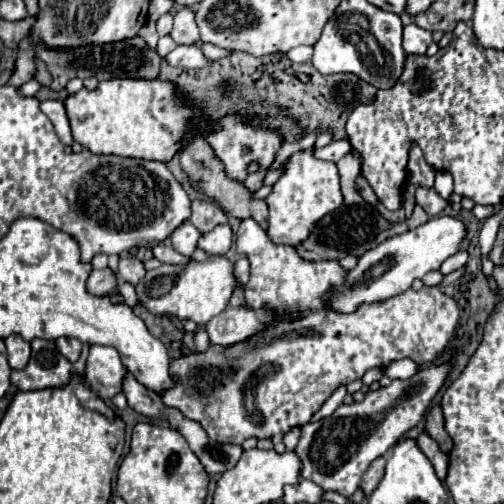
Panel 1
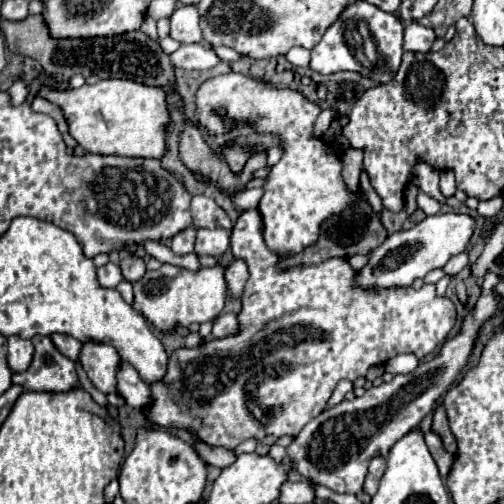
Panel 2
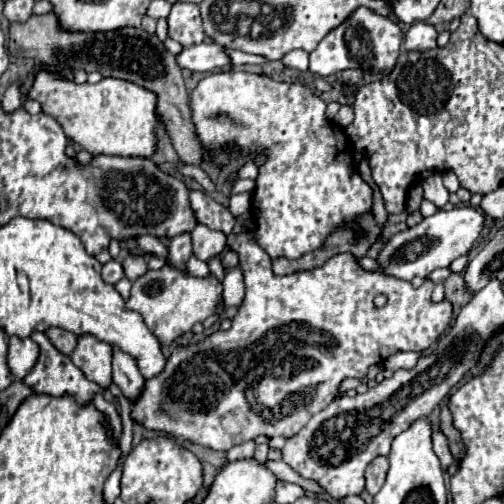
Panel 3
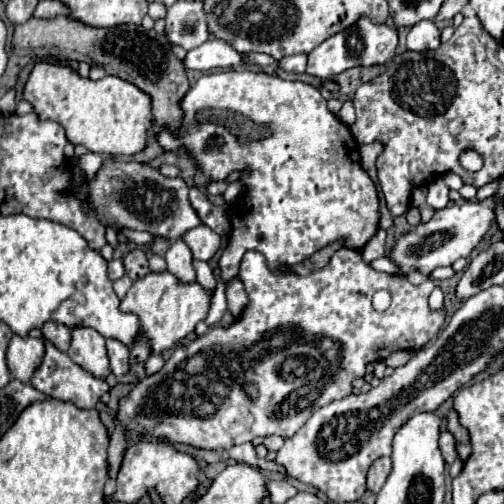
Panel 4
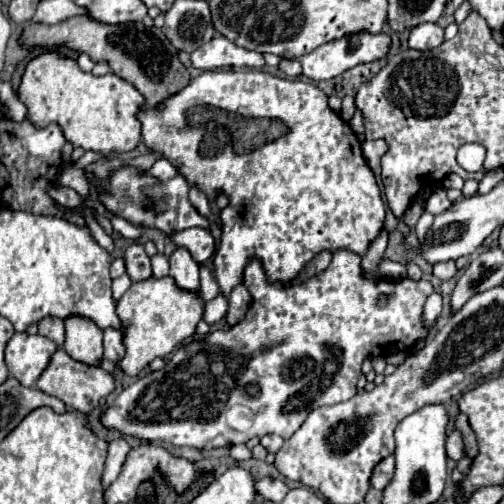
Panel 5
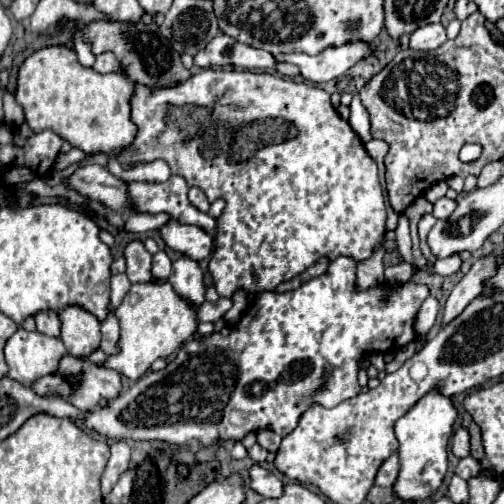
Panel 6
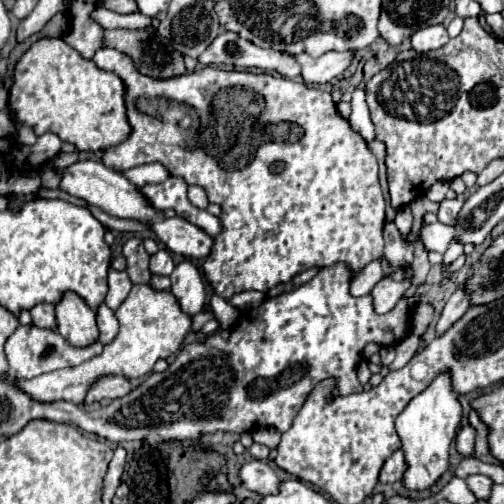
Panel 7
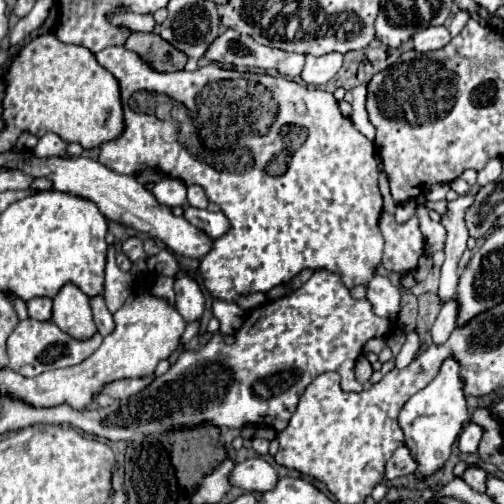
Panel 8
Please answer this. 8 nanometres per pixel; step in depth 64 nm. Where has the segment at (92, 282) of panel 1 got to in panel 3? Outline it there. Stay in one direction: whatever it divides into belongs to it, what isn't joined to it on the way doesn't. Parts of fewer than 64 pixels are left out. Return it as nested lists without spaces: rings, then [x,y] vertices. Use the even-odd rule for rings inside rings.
[[[110,260],[104,264],[102,268],[102,278],[108,282],[108,284],[116,284],[120,278],[124,276],[124,270],[122,270],[122,264],[118,260]]]

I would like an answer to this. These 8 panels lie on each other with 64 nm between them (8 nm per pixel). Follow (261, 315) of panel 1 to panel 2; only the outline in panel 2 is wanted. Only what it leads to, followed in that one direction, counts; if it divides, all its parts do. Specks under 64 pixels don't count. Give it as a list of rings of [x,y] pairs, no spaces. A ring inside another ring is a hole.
[[[222,314],[214,320],[214,328],[212,328],[212,336],[214,338],[224,338],[230,334],[236,334],[238,330],[238,320],[236,314]]]

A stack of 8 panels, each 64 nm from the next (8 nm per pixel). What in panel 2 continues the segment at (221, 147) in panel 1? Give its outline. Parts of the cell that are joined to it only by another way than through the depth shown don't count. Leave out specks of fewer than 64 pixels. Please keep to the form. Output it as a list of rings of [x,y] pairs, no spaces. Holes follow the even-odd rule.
[[[226,148],[224,150],[224,154],[226,154],[226,160],[228,160],[228,166],[230,166],[230,170],[232,172],[240,172],[242,168],[244,168],[244,164],[246,164],[246,160],[250,158],[250,154],[248,154],[248,150],[244,150],[244,148]]]

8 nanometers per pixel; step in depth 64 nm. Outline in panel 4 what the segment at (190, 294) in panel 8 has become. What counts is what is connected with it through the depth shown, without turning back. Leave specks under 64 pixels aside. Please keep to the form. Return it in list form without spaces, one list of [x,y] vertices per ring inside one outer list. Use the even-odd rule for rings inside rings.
[[[176,240],[170,246],[170,250],[166,252],[166,262],[168,262],[168,272],[174,274],[180,282],[184,284],[196,282],[196,270],[192,266],[192,252],[182,240]]]

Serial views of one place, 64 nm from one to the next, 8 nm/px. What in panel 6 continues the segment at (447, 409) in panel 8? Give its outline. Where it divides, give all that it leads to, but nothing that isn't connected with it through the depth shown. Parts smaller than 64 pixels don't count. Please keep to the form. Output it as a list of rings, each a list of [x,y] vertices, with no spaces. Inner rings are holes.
[[[432,388],[396,422],[400,474],[394,484],[394,492],[402,500],[422,500],[440,488],[448,468],[448,442],[452,438],[452,424],[456,418],[458,410],[452,404],[452,398],[444,396],[438,388]]]

